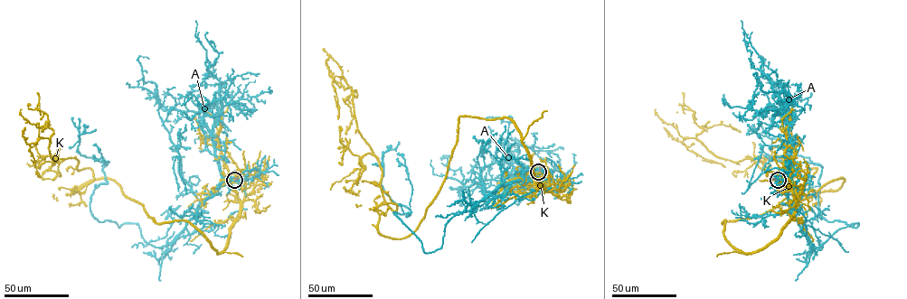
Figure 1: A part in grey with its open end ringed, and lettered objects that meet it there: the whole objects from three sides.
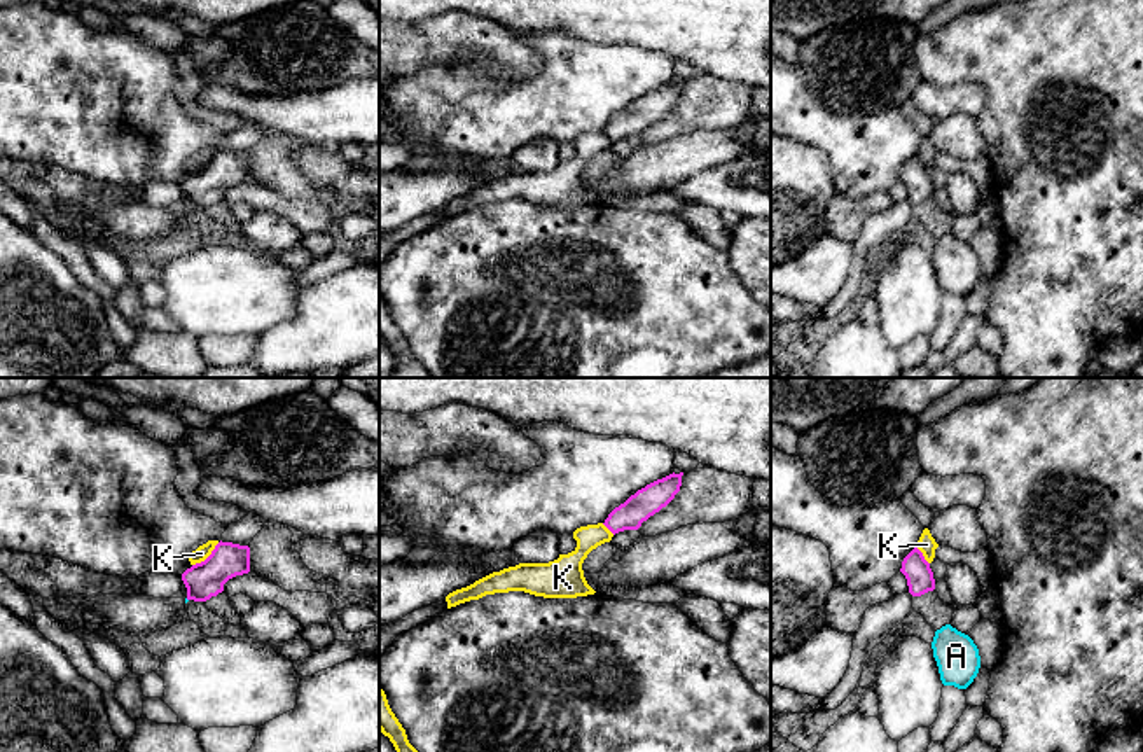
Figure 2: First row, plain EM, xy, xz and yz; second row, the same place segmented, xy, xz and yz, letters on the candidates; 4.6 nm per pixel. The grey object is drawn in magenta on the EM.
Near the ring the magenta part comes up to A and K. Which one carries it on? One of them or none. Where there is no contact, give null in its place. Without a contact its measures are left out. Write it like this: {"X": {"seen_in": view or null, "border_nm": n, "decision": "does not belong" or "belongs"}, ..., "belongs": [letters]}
{"A": {"seen_in": null, "decision": "belongs"}, "K": {"seen_in": "xy", "border_nm": 170, "decision": "does not belong"}, "belongs": ["A"]}

